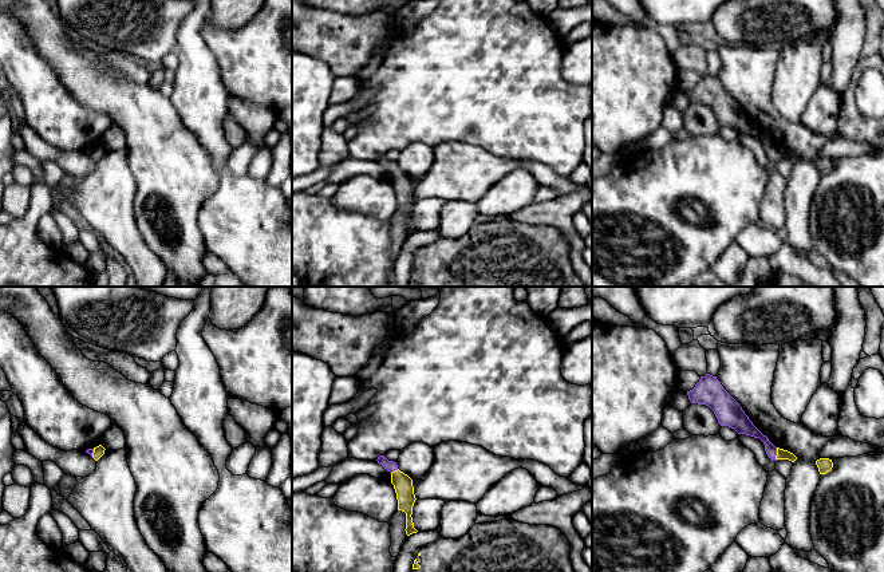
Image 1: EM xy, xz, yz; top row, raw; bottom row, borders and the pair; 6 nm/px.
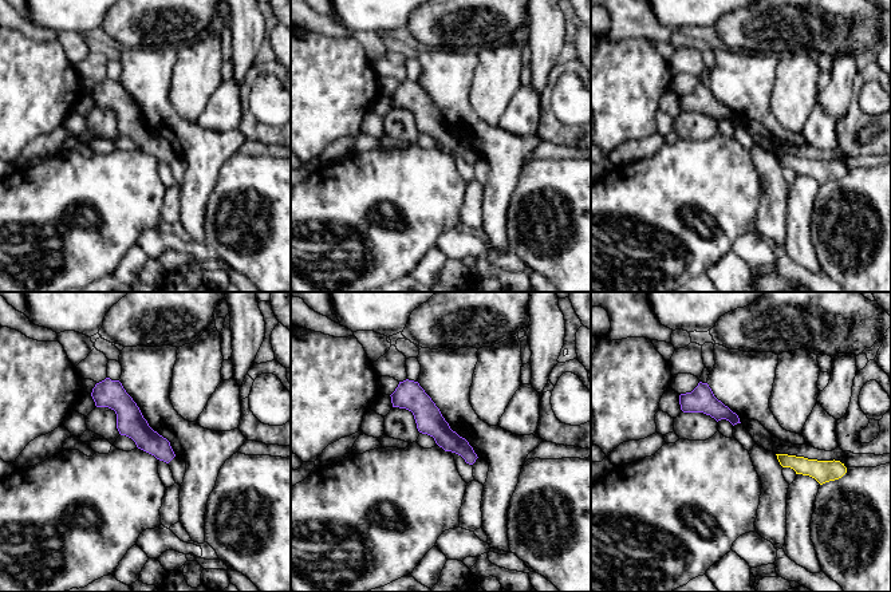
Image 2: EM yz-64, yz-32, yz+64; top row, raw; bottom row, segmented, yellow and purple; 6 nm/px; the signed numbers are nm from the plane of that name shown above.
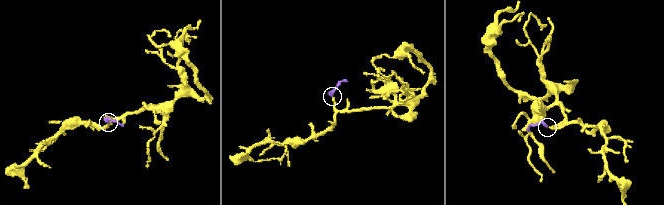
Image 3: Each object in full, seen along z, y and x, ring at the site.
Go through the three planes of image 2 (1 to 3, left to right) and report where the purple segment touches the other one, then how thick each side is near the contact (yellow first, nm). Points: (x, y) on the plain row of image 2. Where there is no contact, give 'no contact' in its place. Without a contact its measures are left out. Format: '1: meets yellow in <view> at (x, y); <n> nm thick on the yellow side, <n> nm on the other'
1: no contact
2: no contact
3: no contact

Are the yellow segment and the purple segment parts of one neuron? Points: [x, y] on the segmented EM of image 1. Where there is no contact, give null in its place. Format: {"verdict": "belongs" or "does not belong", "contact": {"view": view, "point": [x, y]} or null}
{"verdict": "belongs", "contact": {"view": "yz", "point": [777, 453]}}

